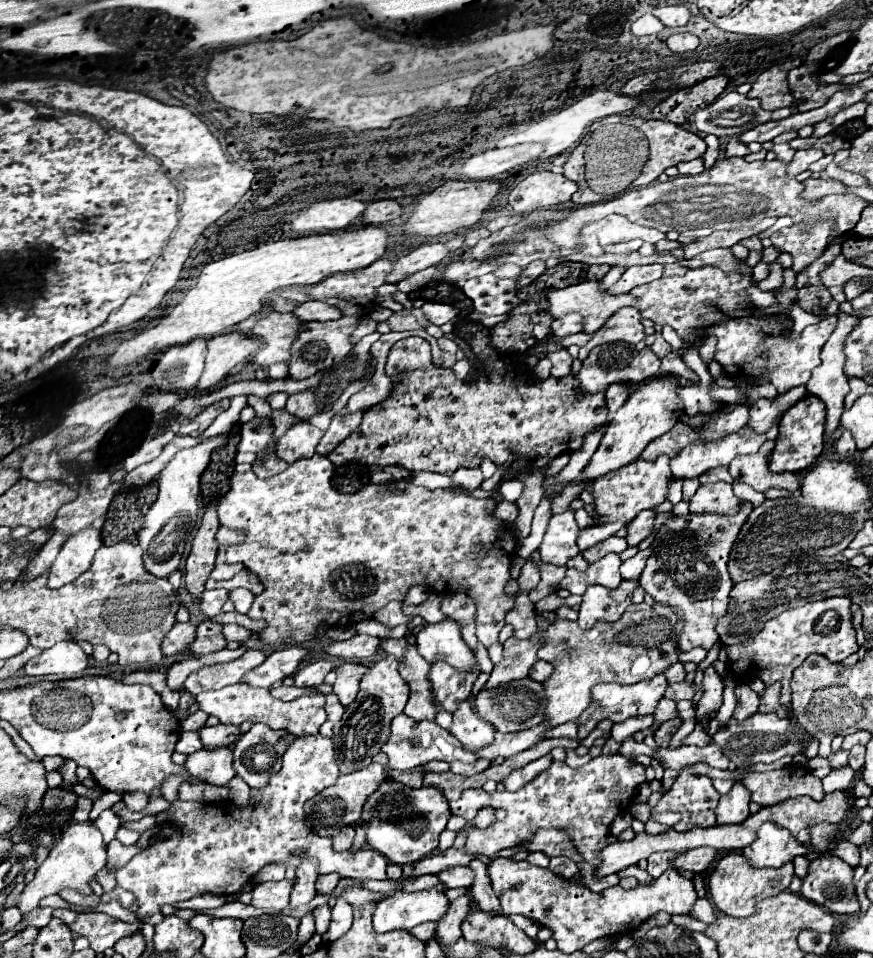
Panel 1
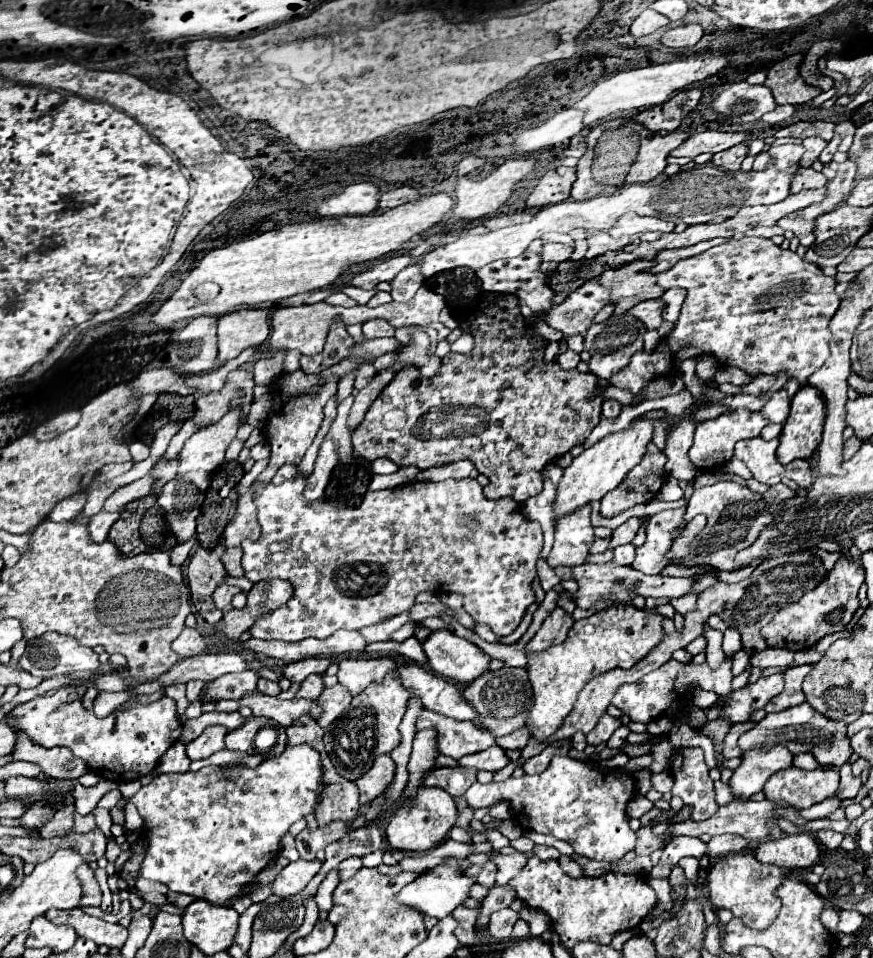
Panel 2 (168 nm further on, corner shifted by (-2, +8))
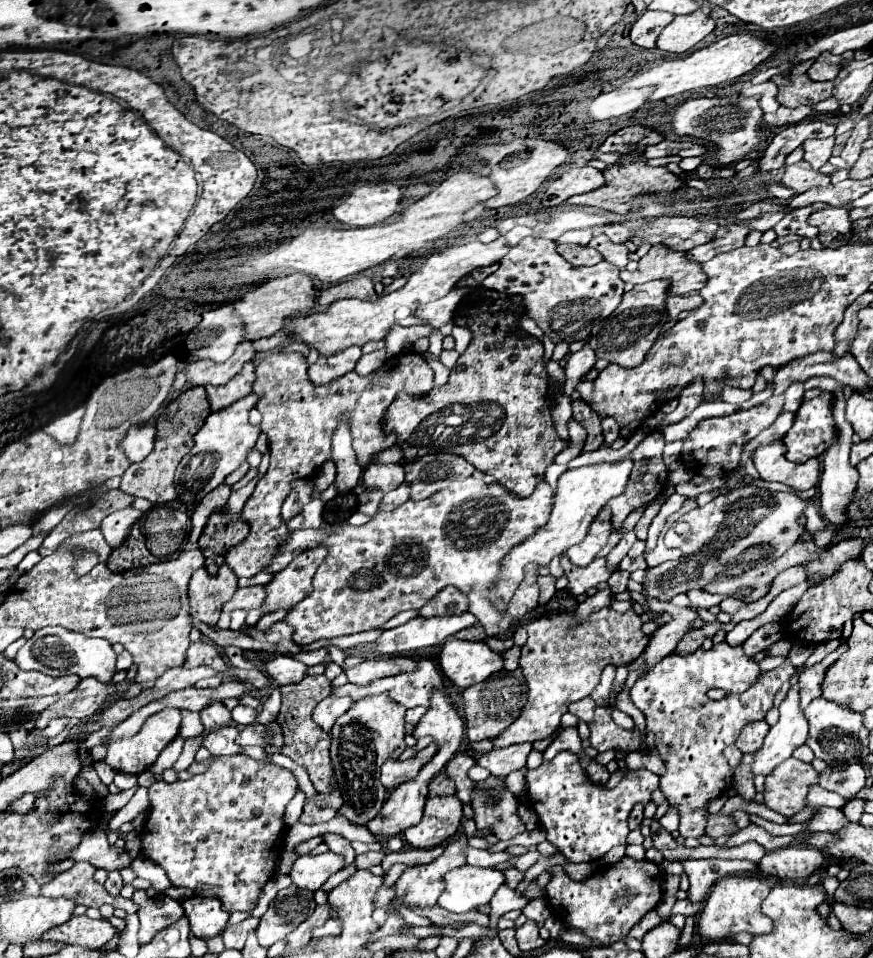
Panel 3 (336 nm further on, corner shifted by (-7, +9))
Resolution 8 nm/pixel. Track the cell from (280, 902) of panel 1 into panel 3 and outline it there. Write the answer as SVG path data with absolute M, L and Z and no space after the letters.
M327 851L323 855L299 857L293 863L289 877L295 887L317 891L329 879L329 875L337 873L339 869L343 869L343 857Z

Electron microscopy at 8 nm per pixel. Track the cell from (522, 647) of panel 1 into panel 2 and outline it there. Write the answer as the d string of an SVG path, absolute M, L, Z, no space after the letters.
M554 608L554 612L544 620L542 628L538 630L538 634L526 644L526 650L540 652L540 650L546 650L552 644L564 642L566 636L568 636L568 630L572 626L574 626L572 614L568 614L562 608Z

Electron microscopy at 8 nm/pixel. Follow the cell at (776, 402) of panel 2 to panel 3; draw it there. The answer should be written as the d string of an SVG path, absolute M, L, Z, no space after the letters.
M791 383L791 387L785 391L785 405L783 405L783 411L791 411L795 413L801 405L801 399L803 399L803 383Z

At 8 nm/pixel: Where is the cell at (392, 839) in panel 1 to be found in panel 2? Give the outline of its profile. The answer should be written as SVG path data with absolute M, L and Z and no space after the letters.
M420 788L416 798L410 802L398 802L398 812L388 820L386 826L386 838L388 844L402 852L428 852L436 848L450 832L450 828L456 824L458 810L454 804L454 798L448 792L442 792L442 788Z

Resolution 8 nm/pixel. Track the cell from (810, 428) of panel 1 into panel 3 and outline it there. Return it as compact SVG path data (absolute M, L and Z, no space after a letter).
M823 391L815 397L805 397L795 413L793 427L783 437L787 447L787 459L793 463L805 463L811 457L821 455L835 437L835 421L831 415L833 393Z

